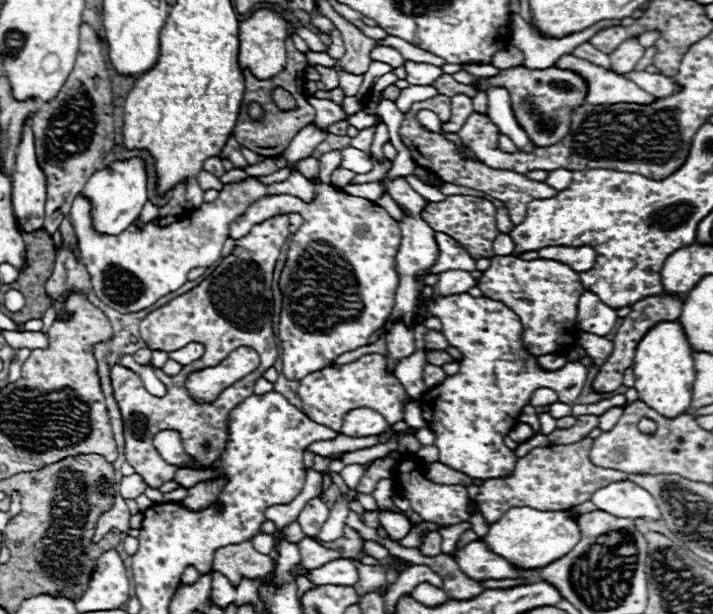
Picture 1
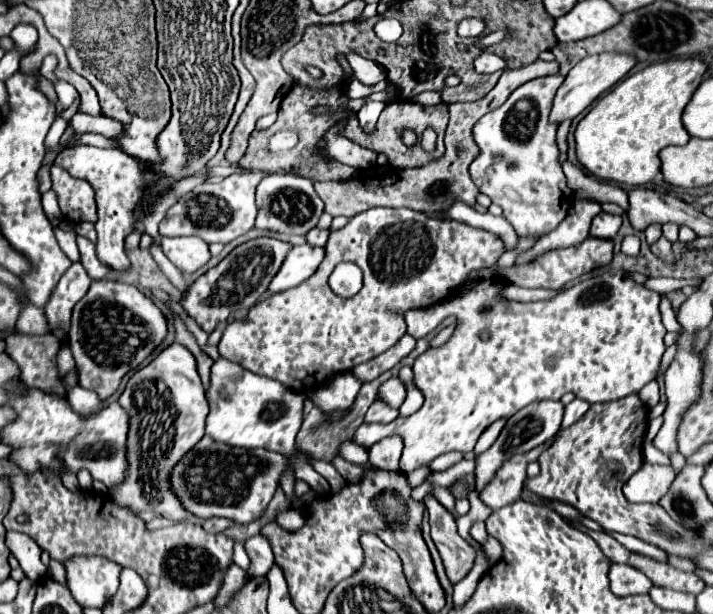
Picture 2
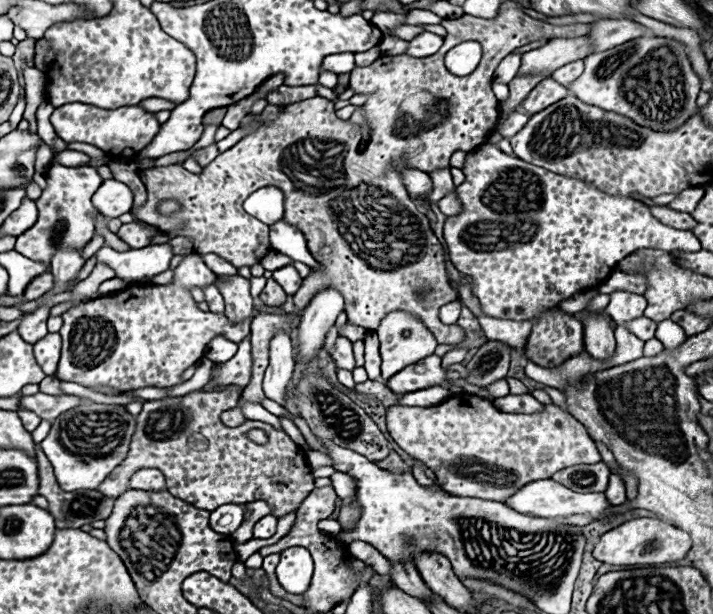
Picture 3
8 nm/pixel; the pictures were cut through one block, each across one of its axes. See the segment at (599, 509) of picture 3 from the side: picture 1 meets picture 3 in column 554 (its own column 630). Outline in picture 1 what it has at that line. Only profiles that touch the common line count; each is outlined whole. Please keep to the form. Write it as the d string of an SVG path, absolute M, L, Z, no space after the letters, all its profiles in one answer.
M612 482L596 490L590 498L598 510L618 518L648 518L660 520L656 500L634 482Z

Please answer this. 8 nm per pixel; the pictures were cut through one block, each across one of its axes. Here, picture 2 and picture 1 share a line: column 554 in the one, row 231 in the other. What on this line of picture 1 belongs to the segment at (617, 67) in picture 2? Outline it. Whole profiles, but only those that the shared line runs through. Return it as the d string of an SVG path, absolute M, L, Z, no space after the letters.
M130 158L126 162L112 162L108 168L92 174L92 178L86 182L82 194L90 202L92 226L96 232L100 232L100 234L124 232L138 218L142 206L148 202L144 162L140 158Z

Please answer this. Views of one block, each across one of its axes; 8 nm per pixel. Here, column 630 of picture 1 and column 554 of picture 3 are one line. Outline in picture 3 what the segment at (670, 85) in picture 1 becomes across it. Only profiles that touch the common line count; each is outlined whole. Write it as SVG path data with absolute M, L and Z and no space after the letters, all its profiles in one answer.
M570 62L570 64L562 66L560 70L554 70L550 78L556 80L556 82L560 82L560 84L564 84L566 88L570 88L570 84L582 74L582 70L584 70L582 62Z

